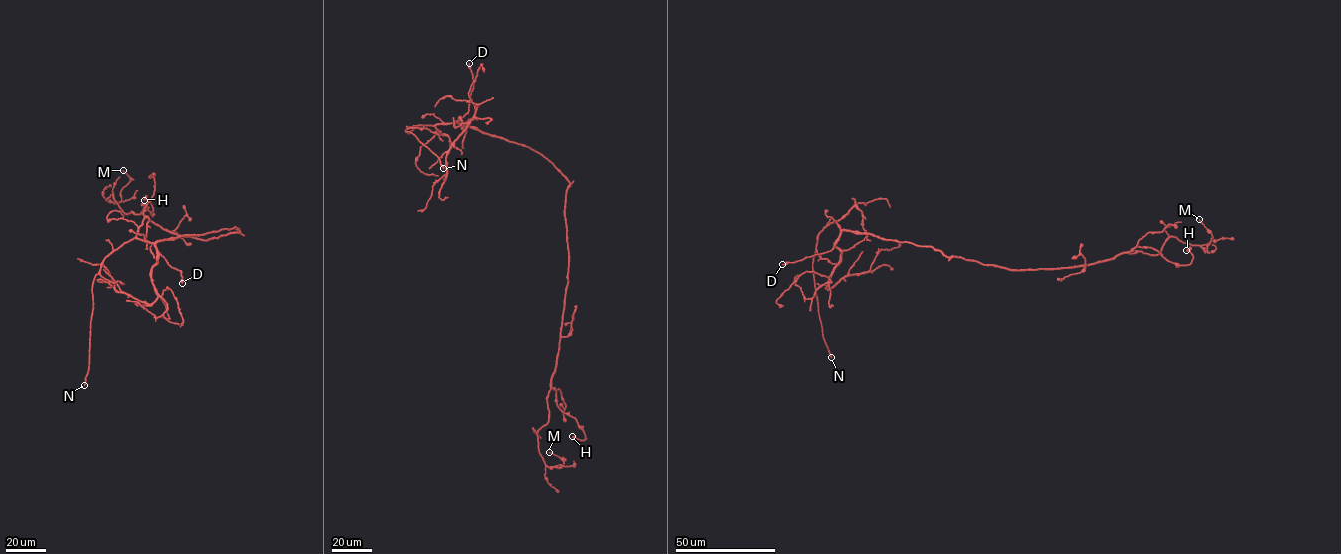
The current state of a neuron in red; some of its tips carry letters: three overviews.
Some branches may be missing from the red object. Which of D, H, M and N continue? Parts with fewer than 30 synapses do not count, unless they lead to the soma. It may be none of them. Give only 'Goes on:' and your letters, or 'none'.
Goes on: N

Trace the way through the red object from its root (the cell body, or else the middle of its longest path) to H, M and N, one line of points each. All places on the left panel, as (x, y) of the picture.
H: (233, 233), (206, 240), (169, 231), (141, 214), (146, 205), (141, 203), (152, 213), (151, 204), (144, 200)
M: (233, 233), (197, 239), (124, 213), (113, 195), (105, 199), (121, 200), (130, 178), (123, 170)
N: (233, 233), (241, 233), (235, 227), (156, 242), (133, 238), (108, 255), (92, 288), (89, 368), (84, 385)

